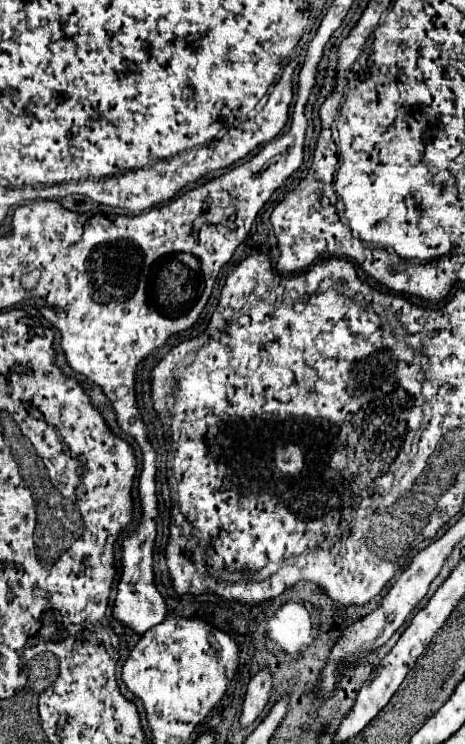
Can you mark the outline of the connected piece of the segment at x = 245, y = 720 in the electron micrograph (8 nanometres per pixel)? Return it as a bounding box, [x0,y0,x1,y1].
[240,669,272,727]

